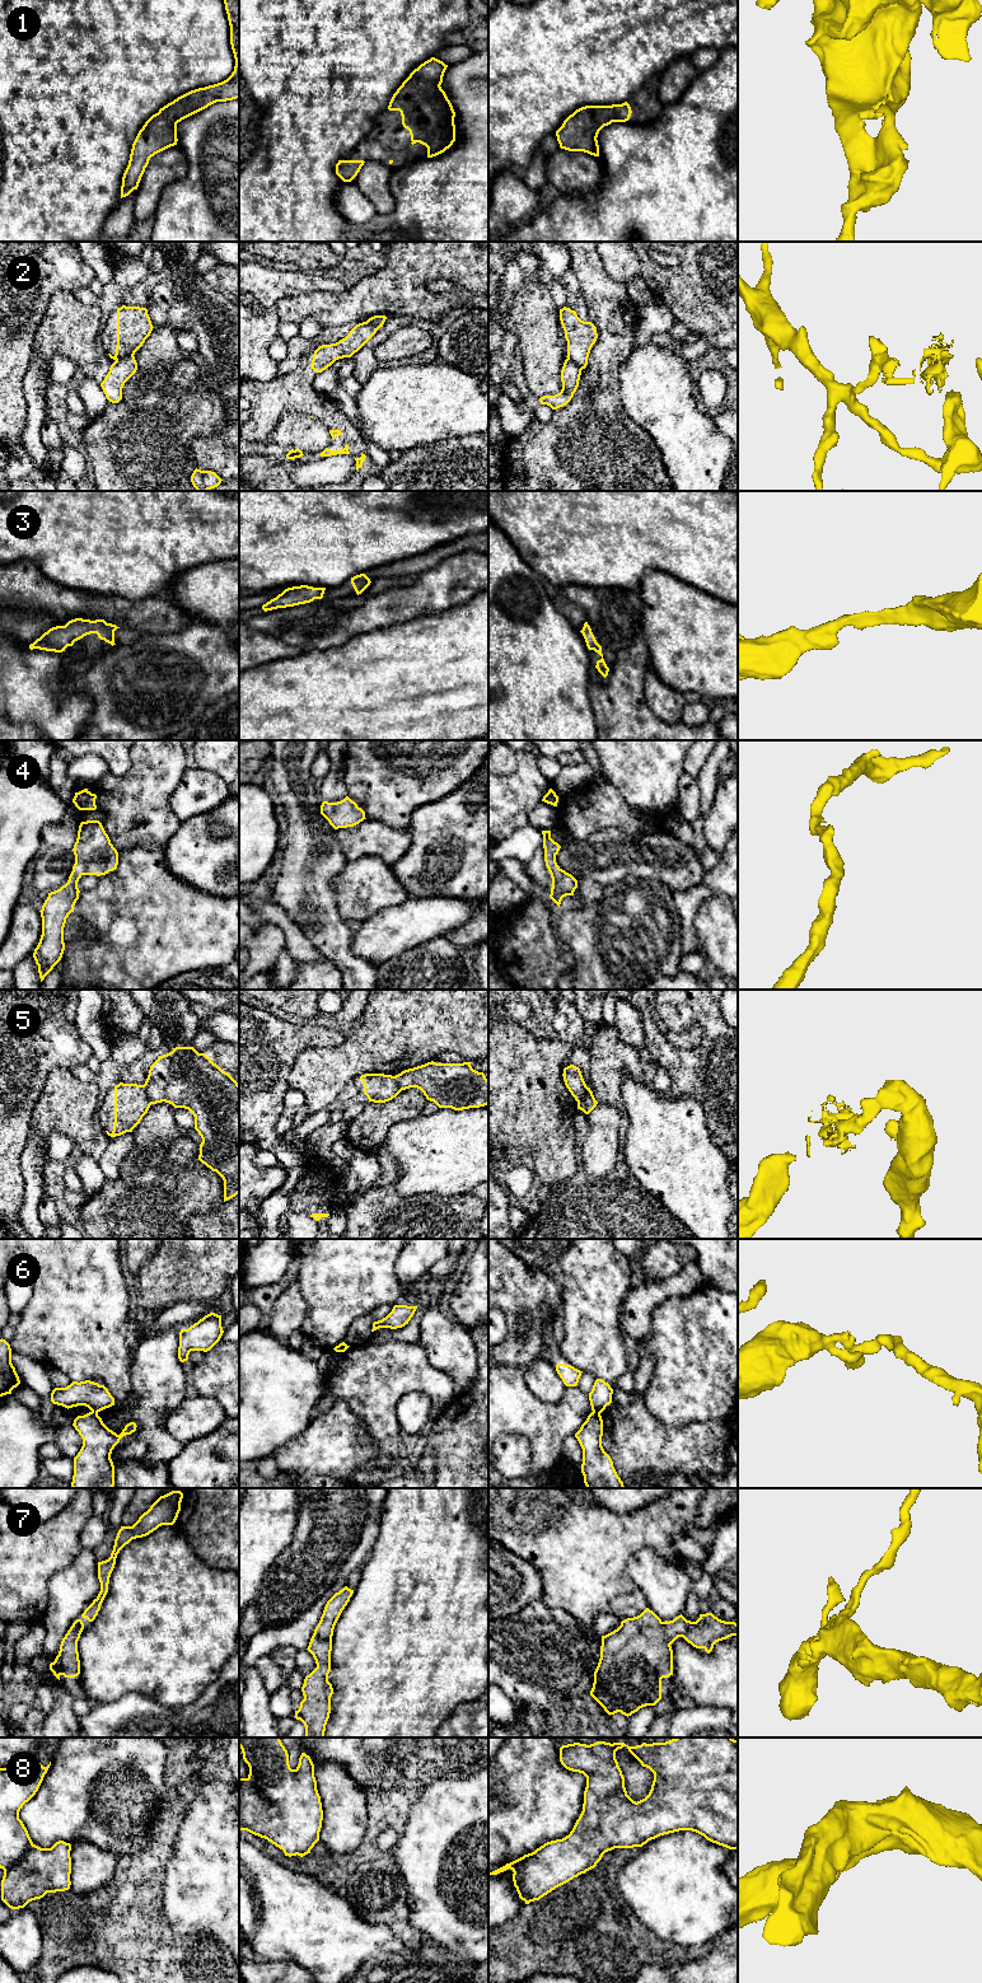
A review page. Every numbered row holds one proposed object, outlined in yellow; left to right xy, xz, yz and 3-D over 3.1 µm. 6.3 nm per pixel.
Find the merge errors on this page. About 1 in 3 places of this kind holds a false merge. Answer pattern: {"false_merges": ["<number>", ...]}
{"false_merges": ["2", "5", "6"]}

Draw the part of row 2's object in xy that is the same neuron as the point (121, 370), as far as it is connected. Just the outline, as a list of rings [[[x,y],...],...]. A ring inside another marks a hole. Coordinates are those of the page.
[[[134,355],[118,359],[111,365],[108,374],[100,383],[100,387],[109,402],[118,403],[122,399],[122,388],[136,370],[137,363]]]

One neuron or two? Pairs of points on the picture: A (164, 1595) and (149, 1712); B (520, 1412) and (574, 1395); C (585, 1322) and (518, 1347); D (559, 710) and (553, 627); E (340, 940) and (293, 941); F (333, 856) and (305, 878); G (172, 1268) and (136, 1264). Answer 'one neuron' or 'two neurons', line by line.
A: two neurons
B: one neuron
C: two neurons
D: one neuron
E: two neurons
F: one neuron
G: two neurons

